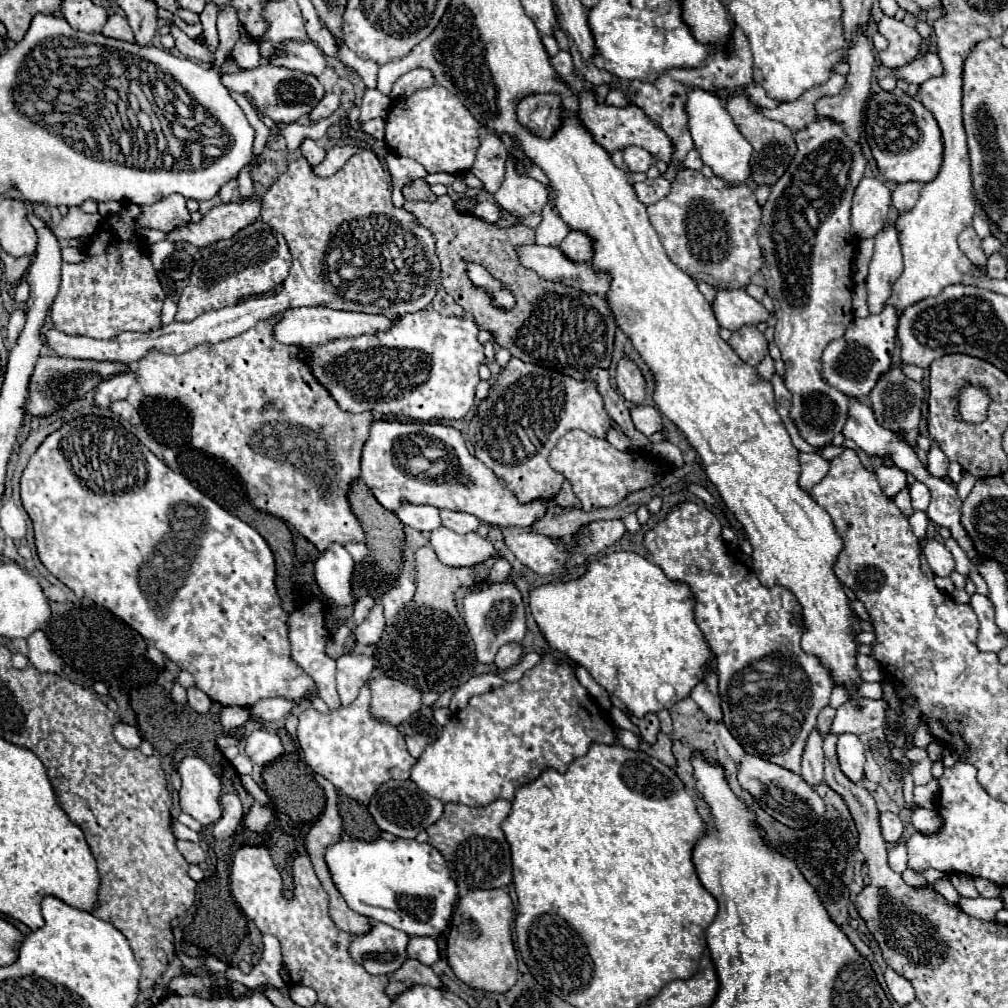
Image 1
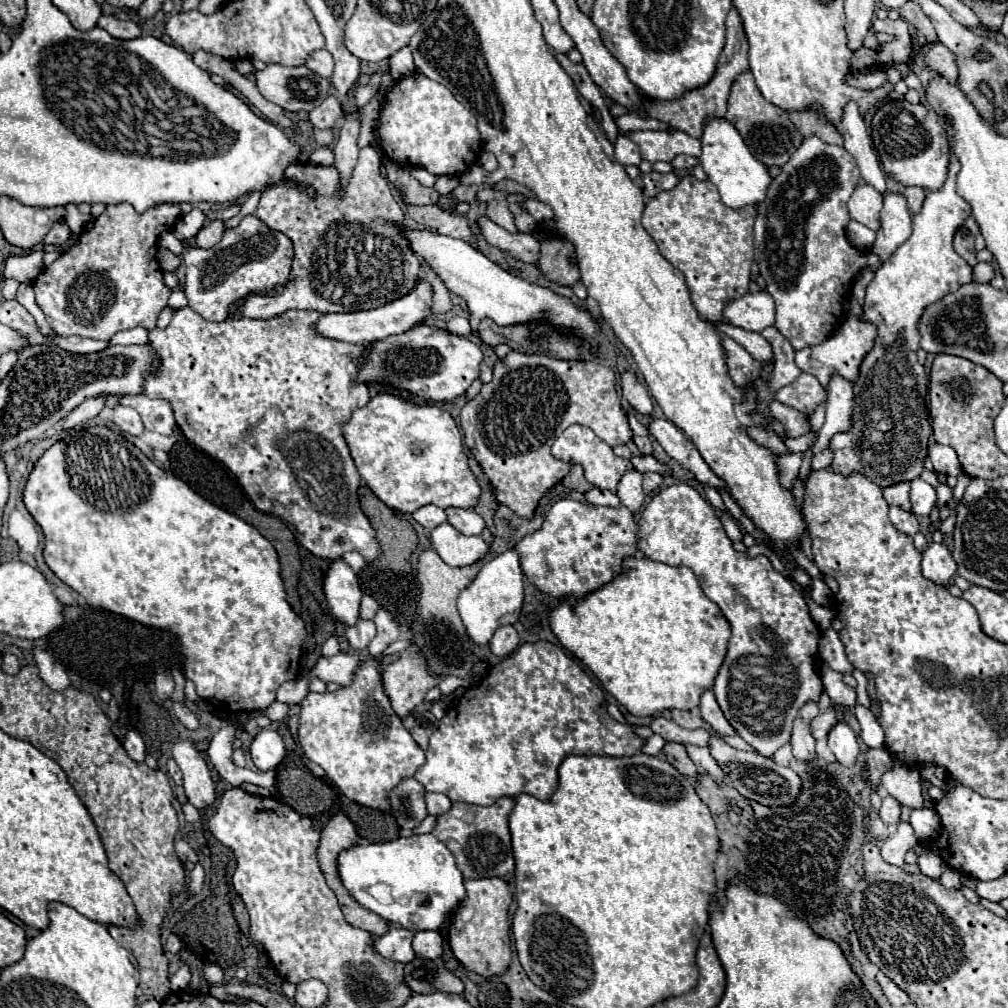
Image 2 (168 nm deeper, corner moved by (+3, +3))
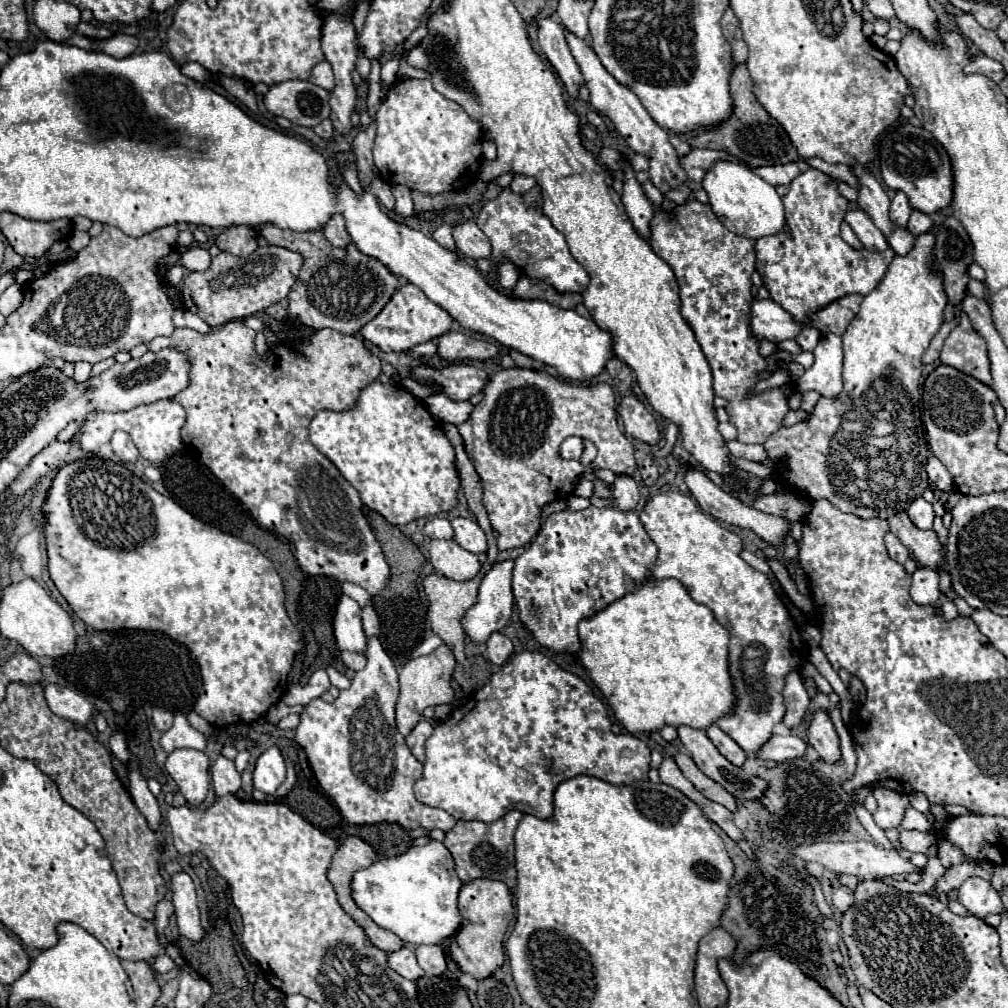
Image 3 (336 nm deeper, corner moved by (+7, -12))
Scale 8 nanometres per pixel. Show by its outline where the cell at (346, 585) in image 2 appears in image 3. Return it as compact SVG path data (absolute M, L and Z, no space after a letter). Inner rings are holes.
M342 594L334 614L334 636L340 650L366 652L366 636L360 622L360 606L354 598Z

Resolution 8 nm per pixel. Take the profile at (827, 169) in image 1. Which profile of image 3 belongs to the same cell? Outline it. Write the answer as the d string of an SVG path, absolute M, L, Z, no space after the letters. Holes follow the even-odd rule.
M808 168L796 176L788 194L782 198L790 232L778 232L756 240L756 270L762 276L770 298L802 324L802 332L794 340L804 352L812 352L822 338L822 332L808 324L808 316L846 294L866 296L882 282L882 276L894 258L892 248L884 252L858 252L840 238L840 224L850 206L838 190L840 182L842 180L816 168Z

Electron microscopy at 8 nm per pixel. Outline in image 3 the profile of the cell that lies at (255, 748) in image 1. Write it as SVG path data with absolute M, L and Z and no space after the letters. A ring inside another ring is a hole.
M276 746L260 754L254 768L254 788L264 794L274 794L276 788L286 778L286 766L280 750Z

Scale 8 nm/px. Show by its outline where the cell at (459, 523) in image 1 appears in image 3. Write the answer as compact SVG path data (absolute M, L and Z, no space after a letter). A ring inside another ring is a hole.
M454 518L452 528L454 528L454 540L464 550L468 550L472 554L486 552L486 536L484 536L482 528L474 520L470 520L470 518Z

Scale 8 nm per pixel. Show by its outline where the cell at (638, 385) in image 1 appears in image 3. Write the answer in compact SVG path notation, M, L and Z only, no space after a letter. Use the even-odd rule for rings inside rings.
M624 396L618 405L618 414L624 422L626 432L646 444L656 444L660 438L660 428L656 418L644 408L640 400L634 396Z

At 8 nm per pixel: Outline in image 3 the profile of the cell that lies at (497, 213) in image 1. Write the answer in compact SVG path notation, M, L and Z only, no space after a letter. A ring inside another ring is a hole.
M442 224L442 226L432 234L432 238L434 238L438 244L442 244L444 248L454 250L454 248L456 248L456 246L454 246L454 238L452 238L454 228L456 228L456 224Z

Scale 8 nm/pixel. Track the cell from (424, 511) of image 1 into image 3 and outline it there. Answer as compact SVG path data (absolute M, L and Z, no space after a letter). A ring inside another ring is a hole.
M430 518L426 524L424 524L424 534L428 538L452 538L452 526L446 518Z

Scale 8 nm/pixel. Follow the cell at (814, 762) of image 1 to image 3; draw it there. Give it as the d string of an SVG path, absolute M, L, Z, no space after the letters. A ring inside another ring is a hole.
M790 672L786 678L784 702L786 702L784 724L792 730L804 722L804 718L808 714L808 706L810 706L810 696L806 694L806 688L804 688L798 672Z

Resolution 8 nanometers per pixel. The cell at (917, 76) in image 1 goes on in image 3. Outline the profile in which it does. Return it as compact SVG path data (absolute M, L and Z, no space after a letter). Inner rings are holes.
M984 54L972 56L972 58L968 60L964 72L966 72L966 74L984 74L984 76L988 76L988 78L994 80L994 82L1000 82L1000 80L1006 76L1002 64L996 62L996 60L992 60L992 58L988 58L988 56L984 56Z

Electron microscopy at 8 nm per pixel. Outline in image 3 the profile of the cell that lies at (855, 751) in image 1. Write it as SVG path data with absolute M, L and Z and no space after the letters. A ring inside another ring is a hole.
M816 712L808 728L808 742L816 748L820 758L828 764L836 764L842 758L840 740L834 730L834 724L826 712Z

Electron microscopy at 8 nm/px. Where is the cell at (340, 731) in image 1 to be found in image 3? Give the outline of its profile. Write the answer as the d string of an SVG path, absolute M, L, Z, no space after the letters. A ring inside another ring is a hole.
M372 636L366 648L368 664L356 672L352 686L328 704L312 700L300 714L294 740L304 748L316 780L350 824L396 822L404 828L450 830L456 820L414 798L412 786L422 776L422 764L412 756L404 736L396 730L394 704L398 700L398 672L380 640ZM358 772L372 772L372 786Z

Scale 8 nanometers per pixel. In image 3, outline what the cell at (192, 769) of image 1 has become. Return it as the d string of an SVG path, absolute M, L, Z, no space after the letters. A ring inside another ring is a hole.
M192 748L174 750L166 760L168 774L174 778L190 806L200 806L206 798L210 786L208 768L210 762L206 754Z

